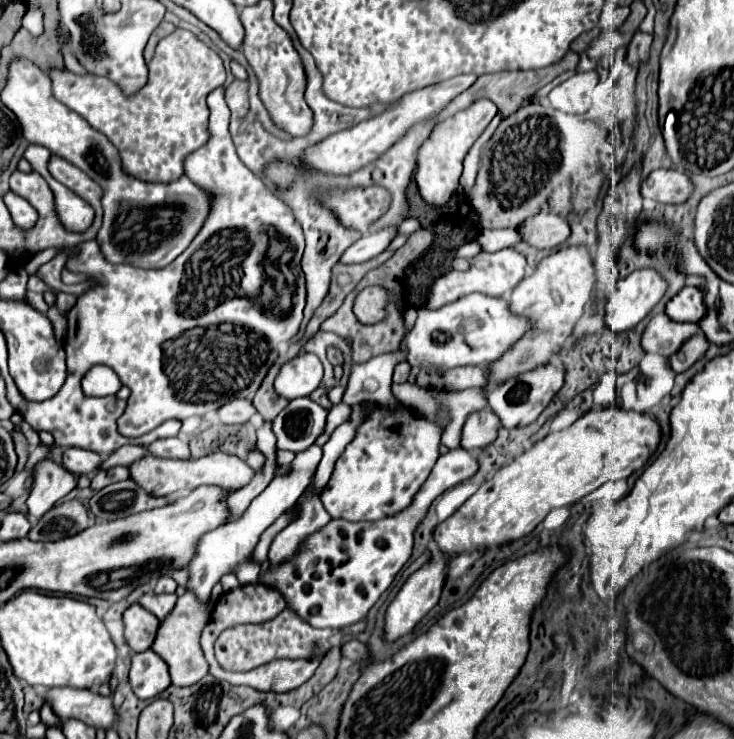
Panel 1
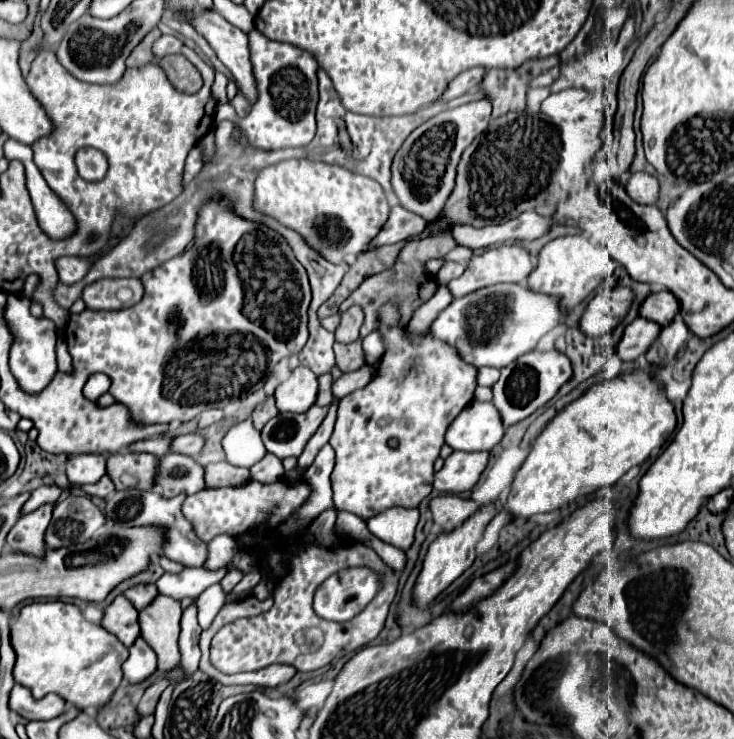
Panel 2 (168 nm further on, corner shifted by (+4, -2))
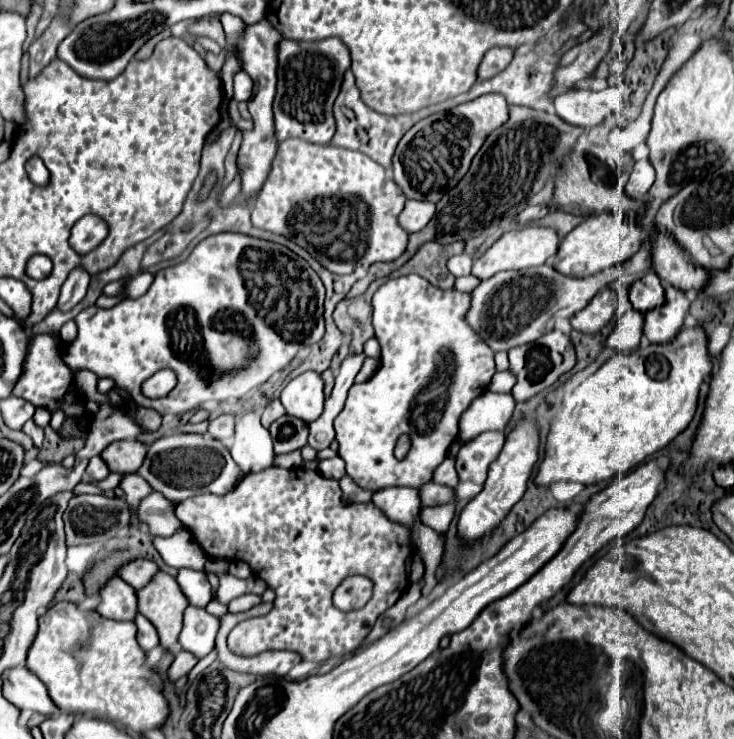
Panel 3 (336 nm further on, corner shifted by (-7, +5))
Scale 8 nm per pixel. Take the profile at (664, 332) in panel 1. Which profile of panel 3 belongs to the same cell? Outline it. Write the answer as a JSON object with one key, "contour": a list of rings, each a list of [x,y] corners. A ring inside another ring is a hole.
{"contour":[[[627,310],[623,318],[619,320],[617,328],[613,334],[607,338],[605,346],[615,348],[617,352],[627,352],[627,350],[637,350],[639,340],[643,336],[643,324],[645,324],[645,314],[639,310]]]}

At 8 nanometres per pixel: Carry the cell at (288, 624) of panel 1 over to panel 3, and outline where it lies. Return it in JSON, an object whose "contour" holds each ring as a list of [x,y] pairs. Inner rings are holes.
{"contour":[[[271,466],[263,472],[255,472],[255,474],[247,474],[243,476],[243,480],[233,488],[229,490],[227,494],[223,496],[217,496],[217,494],[201,494],[201,496],[193,496],[193,498],[187,498],[183,500],[181,504],[177,504],[177,510],[175,514],[179,516],[179,520],[183,520],[183,524],[187,524],[189,532],[193,534],[193,538],[197,540],[197,544],[207,552],[209,558],[227,558],[227,560],[243,560],[251,566],[251,570],[263,578],[269,588],[275,590],[277,598],[275,598],[275,606],[269,614],[265,616],[259,616],[259,618],[249,618],[245,622],[239,622],[229,638],[227,638],[227,646],[231,648],[233,654],[237,656],[255,656],[255,654],[261,654],[265,650],[291,650],[291,652],[297,652],[301,654],[303,660],[311,660],[311,662],[325,662],[327,658],[331,656],[345,656],[345,654],[351,654],[355,652],[363,640],[369,636],[375,620],[387,610],[391,608],[399,598],[401,594],[405,592],[405,588],[409,586],[409,578],[407,578],[407,570],[405,570],[405,560],[407,556],[413,552],[413,546],[409,542],[409,534],[407,534],[407,528],[403,528],[401,524],[395,524],[391,520],[387,520],[373,504],[349,504],[345,506],[341,502],[341,490],[339,490],[339,482],[337,480],[329,480],[329,478],[323,478],[317,470],[307,470],[307,468],[291,468],[291,470],[285,470],[285,468],[277,468],[277,466]],[[353,574],[363,574],[363,576],[369,576],[375,584],[375,594],[373,598],[369,600],[369,604],[365,604],[361,610],[351,610],[351,612],[341,612],[337,610],[333,604],[331,604],[331,594],[333,590],[339,586],[339,582],[347,576],[353,576]]]}

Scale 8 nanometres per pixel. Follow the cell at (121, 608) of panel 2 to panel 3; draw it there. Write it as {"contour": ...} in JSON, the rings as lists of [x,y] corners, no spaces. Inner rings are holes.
{"contour":[[[111,578],[101,590],[101,604],[97,606],[97,612],[109,620],[133,622],[139,612],[135,588],[131,588],[121,578]]]}

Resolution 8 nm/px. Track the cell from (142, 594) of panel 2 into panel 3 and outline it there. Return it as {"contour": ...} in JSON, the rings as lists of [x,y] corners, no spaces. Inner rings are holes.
{"contour":[[[135,560],[135,562],[129,562],[127,566],[123,566],[119,576],[127,584],[131,584],[135,590],[139,590],[139,588],[147,586],[157,572],[159,572],[159,566],[155,562],[151,562],[151,560]]]}

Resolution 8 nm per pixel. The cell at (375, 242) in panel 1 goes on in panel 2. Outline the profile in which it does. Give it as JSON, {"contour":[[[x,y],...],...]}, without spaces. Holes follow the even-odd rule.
{"contour":[[[396,205],[396,207],[390,209],[390,217],[384,223],[382,231],[376,235],[374,245],[376,247],[382,247],[382,245],[404,241],[408,237],[414,237],[414,235],[422,233],[424,227],[426,227],[426,221],[420,219],[420,215],[410,213],[404,207]]]}

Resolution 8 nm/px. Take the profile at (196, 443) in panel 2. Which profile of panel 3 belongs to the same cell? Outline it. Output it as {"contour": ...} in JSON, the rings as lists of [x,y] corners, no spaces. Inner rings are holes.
{"contour":[[[223,414],[223,416],[219,416],[219,418],[215,418],[215,420],[209,422],[207,436],[215,438],[215,440],[231,438],[231,436],[233,436],[233,426],[235,426],[235,416]]]}

